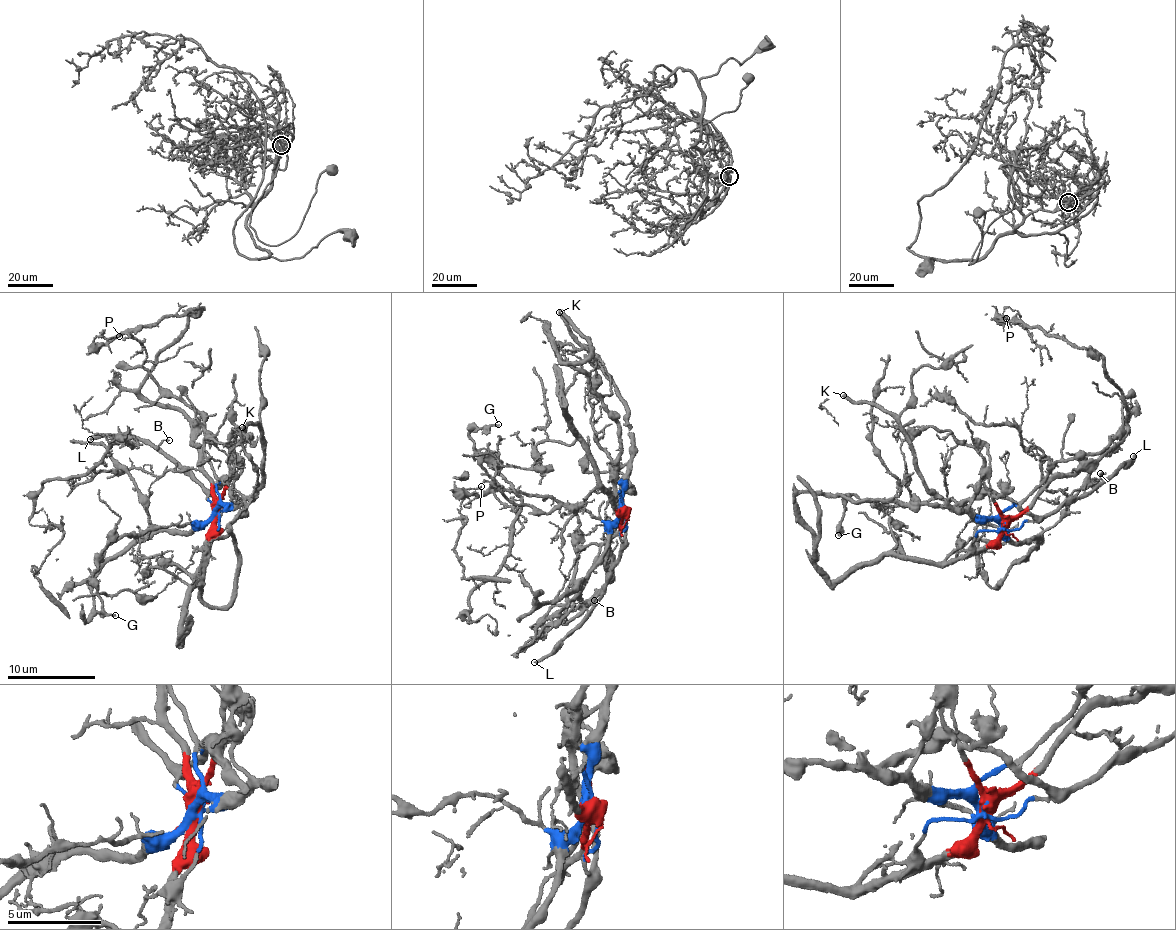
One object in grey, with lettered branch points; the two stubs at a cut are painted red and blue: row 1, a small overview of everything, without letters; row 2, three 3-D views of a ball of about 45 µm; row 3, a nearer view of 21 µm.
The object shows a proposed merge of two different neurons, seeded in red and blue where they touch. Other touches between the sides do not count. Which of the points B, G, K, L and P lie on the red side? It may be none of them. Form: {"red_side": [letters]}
{"red_side": ["P"]}

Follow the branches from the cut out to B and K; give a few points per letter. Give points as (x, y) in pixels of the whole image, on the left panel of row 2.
B: (216, 510), (202, 488), (158, 447), (168, 439)
K: (216, 510), (224, 506), (228, 510), (257, 489), (264, 468), (262, 431), (249, 422), (246, 429), (243, 427)

